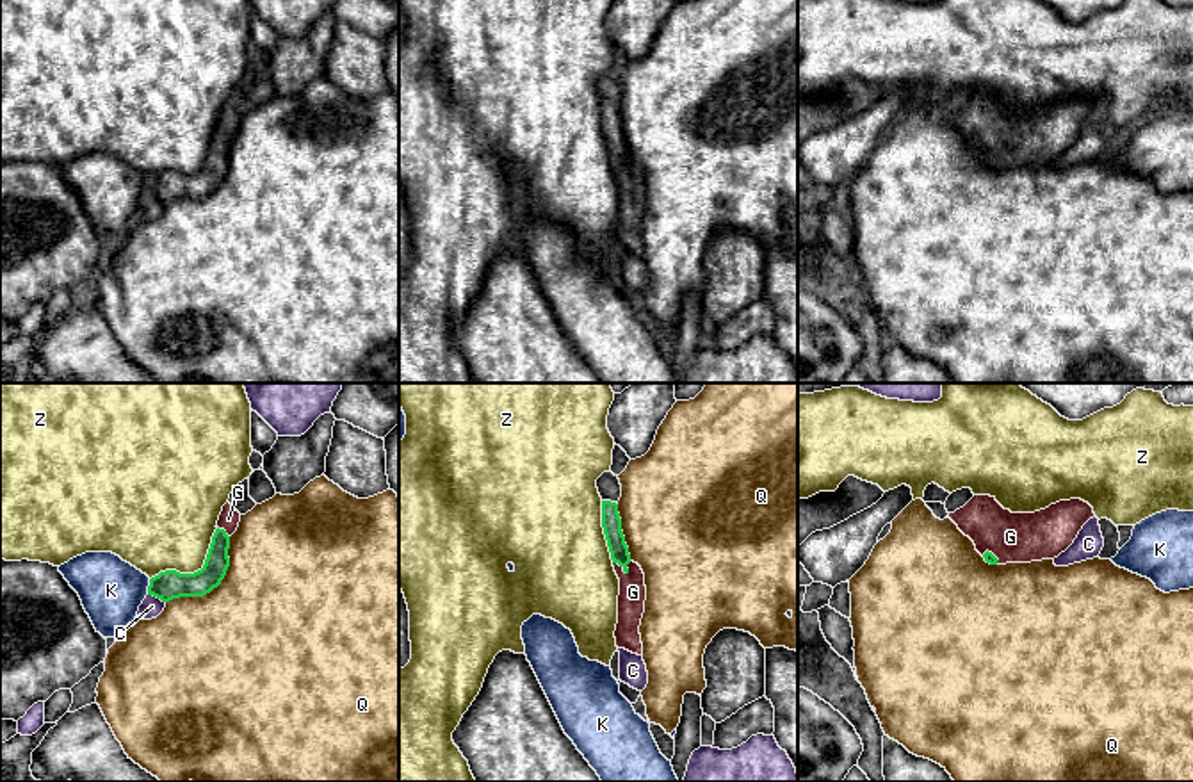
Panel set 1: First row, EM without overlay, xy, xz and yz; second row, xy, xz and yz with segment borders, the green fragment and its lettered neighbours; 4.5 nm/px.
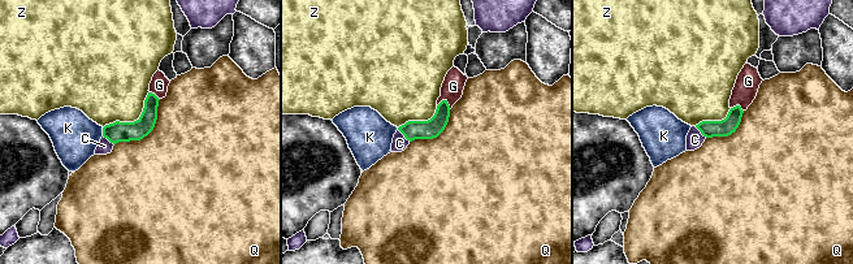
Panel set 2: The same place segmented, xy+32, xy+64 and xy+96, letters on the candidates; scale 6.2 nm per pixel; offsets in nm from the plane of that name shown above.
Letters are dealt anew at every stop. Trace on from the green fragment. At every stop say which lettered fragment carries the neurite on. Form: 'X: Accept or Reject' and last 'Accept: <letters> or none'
C: Reject
G: Accept
K: Reject
Q: Reject
Z: Reject
Accept: G

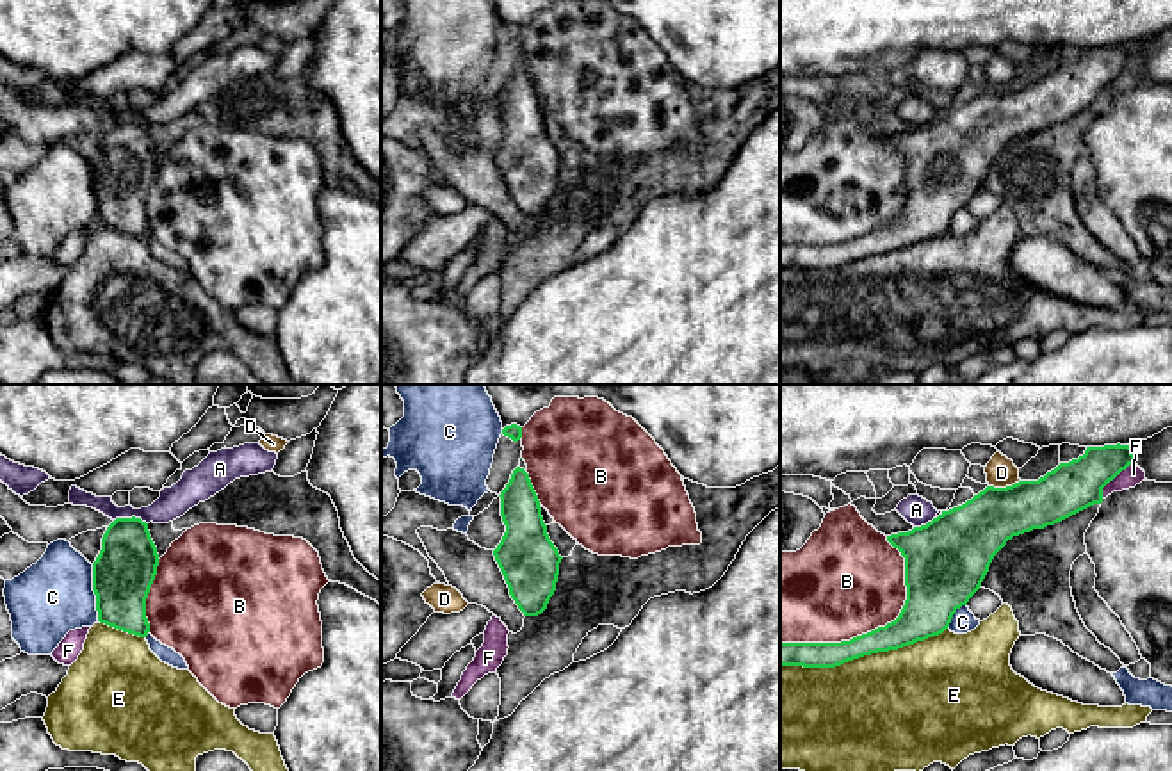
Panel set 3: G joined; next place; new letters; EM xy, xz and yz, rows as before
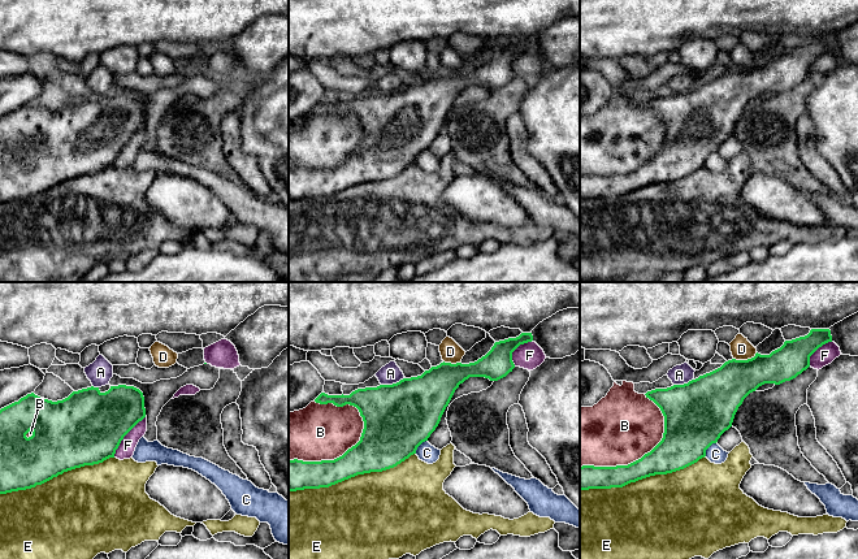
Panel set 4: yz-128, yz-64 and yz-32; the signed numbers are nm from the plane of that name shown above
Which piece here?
A: Reject
B: Reject
C: Reject
D: Reject
E: Reject
F: Reject
Accept: none

